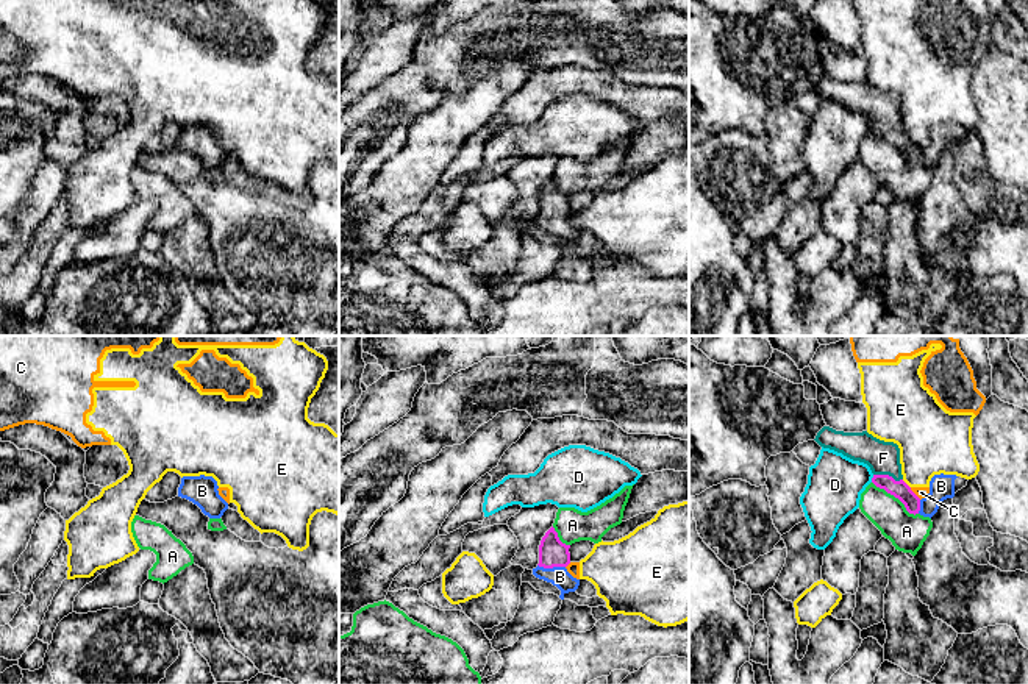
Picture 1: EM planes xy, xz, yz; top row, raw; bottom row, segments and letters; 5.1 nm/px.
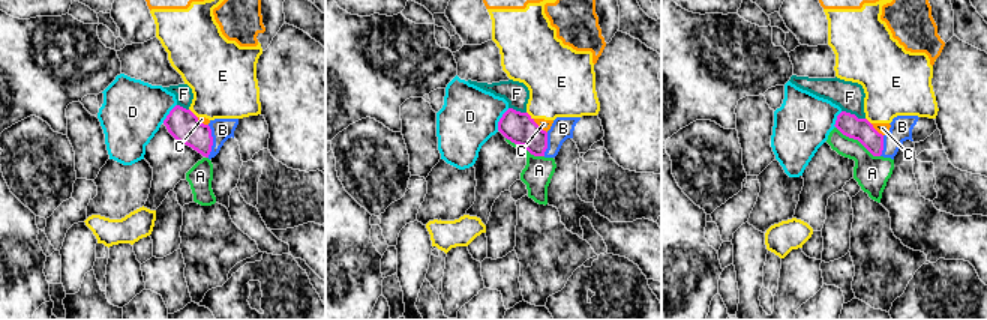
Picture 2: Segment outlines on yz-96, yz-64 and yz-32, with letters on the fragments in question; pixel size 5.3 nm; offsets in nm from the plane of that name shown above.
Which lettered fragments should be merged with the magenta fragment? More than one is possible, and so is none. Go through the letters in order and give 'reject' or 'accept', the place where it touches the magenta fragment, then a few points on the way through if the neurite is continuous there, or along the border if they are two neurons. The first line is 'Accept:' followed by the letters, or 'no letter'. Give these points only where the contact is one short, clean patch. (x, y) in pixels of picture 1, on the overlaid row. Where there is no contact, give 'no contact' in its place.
Accept: B, F
A: reject; meets magenta in yz at (895, 497); border along yz (872, 481), (892, 494), (910, 512), (917, 514)
B: accept; meets magenta in xz at (552, 567); runs through xz (552, 552), (552, 567), (560, 577)
C: reject; meets magenta in yz at (914, 494); border along yz (910, 488), (920, 498)
D: reject; meets magenta in yz at (872, 478); border along yz (874, 475), (870, 481)
E: reject; meets magenta in yz at (906, 484); border along yz (902, 480), (910, 488)
F: accept; meets magenta in yz at (888, 475); runs through yz (899, 489), (888, 475), (883, 458)

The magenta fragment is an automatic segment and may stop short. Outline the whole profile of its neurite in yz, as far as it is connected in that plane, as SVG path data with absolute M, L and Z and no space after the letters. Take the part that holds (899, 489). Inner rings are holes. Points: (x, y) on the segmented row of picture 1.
M823 426L814 440L823 448L867 464L873 473L872 483L898 498L914 515L920 514L931 518L942 501L953 498L969 481L956 475L934 475L930 481L930 493L920 500L903 481L897 444L880 440L867 431L844 433L830 426Z

